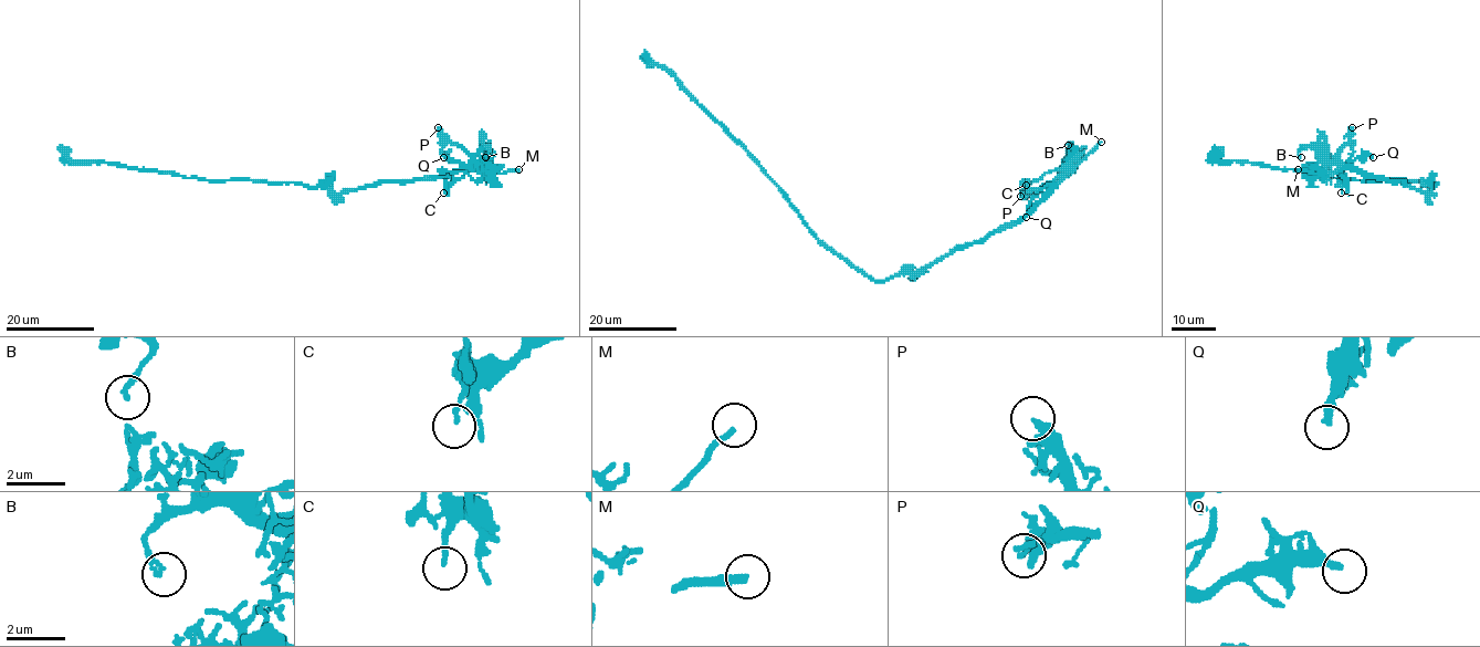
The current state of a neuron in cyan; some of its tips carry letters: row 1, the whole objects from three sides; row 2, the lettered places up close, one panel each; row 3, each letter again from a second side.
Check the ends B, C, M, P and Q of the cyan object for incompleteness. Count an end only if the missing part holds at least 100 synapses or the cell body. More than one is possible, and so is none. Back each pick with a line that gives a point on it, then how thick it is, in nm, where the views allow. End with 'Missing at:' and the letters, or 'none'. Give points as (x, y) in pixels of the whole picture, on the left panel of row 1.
M: place (518, 169); calibre 240 nm
Missing at: M

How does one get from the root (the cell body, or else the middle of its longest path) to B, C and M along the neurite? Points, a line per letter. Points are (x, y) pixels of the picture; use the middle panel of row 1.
B: (861, 273), (875, 281), (915, 273), (1017, 222), (1060, 171), (1071, 144), (1068, 145)
C: (861, 273), (875, 281), (915, 273), (985, 241), (1017, 222), (1050, 188), (1026, 185)
M: (861, 273), (875, 281), (915, 273), (958, 249), (985, 241), (1018, 222), (1101, 142)

